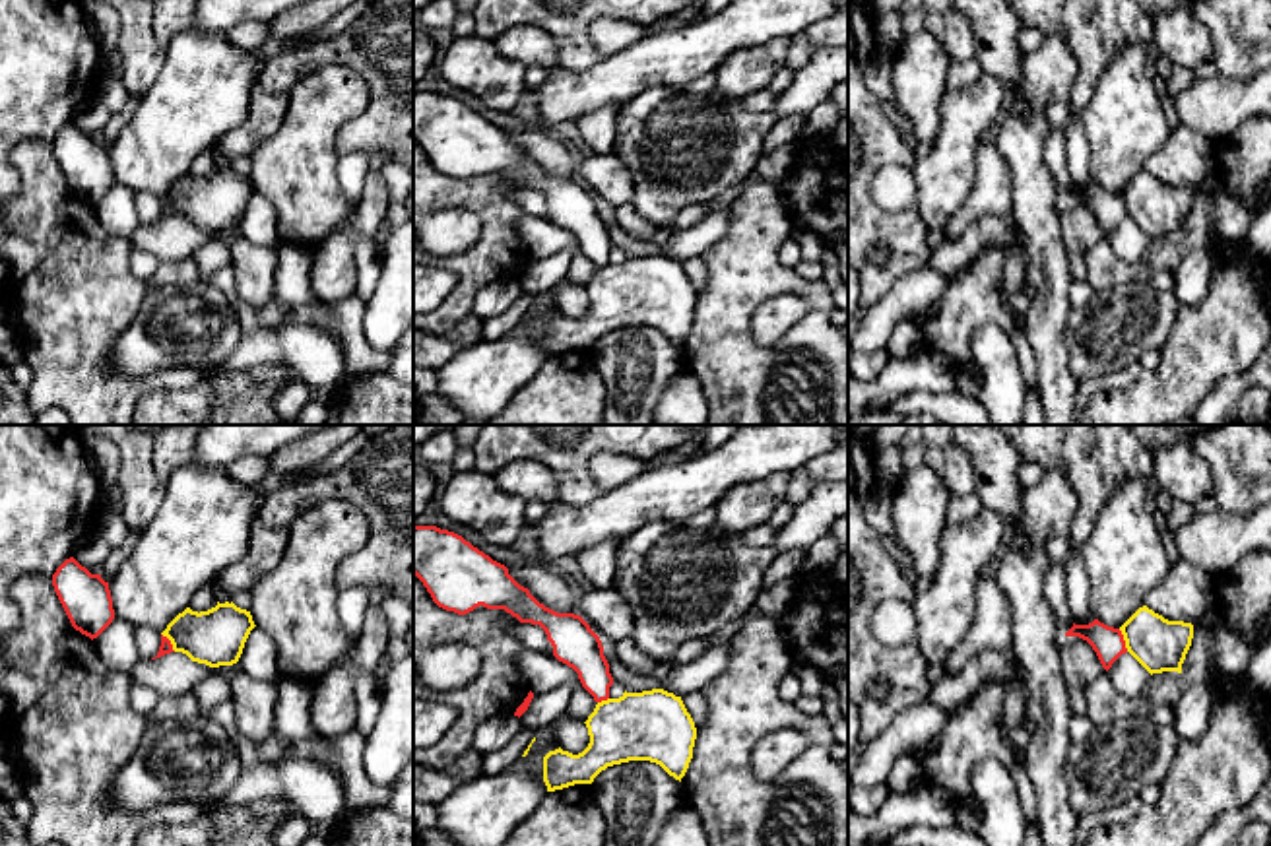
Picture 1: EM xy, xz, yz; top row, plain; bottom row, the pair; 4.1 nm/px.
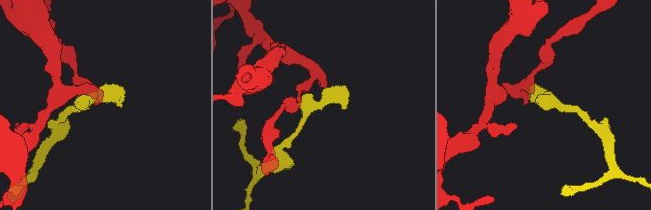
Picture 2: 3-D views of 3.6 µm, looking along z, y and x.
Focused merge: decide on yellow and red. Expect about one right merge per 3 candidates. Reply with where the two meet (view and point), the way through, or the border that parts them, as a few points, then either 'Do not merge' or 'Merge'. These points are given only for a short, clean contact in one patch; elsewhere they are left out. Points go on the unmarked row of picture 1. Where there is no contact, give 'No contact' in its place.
Touches yellow at yz (1124, 204). Boundary: yz (1118, 195), (1128, 216). Do not merge

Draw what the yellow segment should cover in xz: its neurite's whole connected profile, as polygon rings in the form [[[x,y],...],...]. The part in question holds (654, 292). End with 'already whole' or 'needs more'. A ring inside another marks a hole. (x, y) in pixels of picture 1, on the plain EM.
[[[664,254],[602,266],[584,289],[590,309],[582,318],[559,312],[543,322],[547,357],[592,349],[607,332],[629,326],[656,328],[681,347],[693,324],[695,287],[681,262]]]; already whole

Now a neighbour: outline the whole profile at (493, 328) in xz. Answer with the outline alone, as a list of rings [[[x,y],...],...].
[[[522,291],[522,295],[510,309],[479,324],[479,340],[483,342],[501,340],[506,332],[522,324],[524,316],[528,314],[534,303],[536,295]]]

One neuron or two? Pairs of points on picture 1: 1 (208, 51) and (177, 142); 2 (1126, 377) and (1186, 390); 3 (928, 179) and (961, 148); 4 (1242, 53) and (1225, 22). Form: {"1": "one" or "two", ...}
{"1": "one", "2": "two", "3": "one", "4": "one"}

